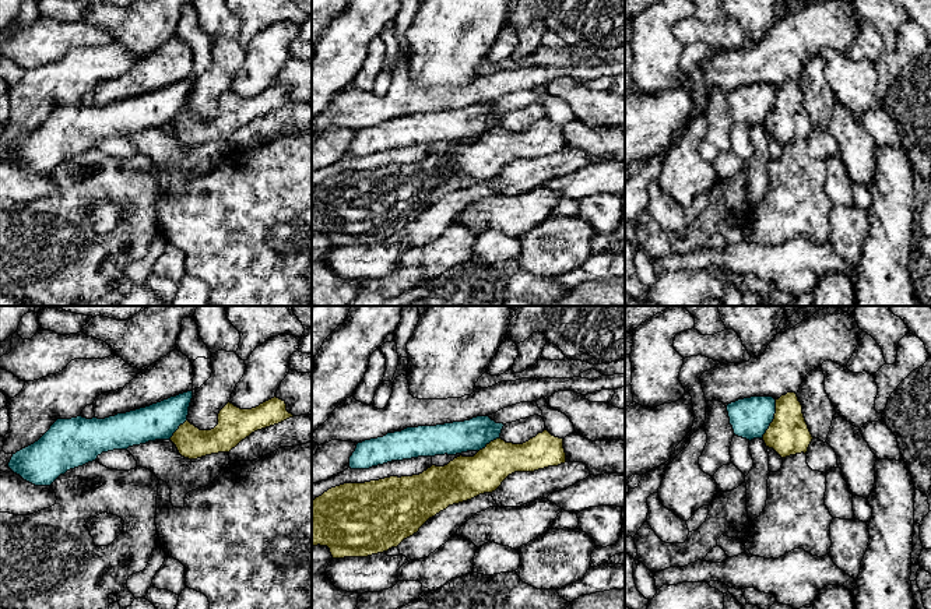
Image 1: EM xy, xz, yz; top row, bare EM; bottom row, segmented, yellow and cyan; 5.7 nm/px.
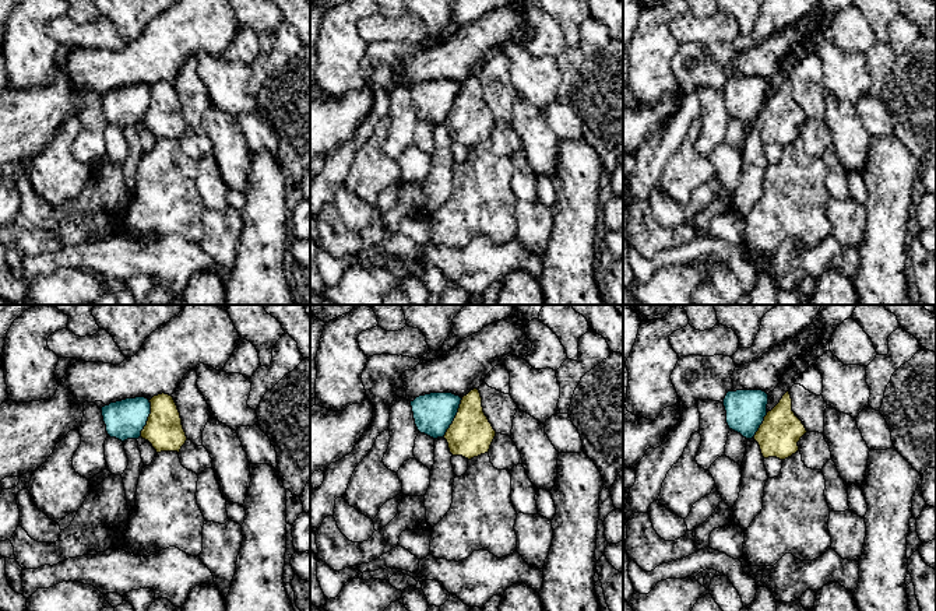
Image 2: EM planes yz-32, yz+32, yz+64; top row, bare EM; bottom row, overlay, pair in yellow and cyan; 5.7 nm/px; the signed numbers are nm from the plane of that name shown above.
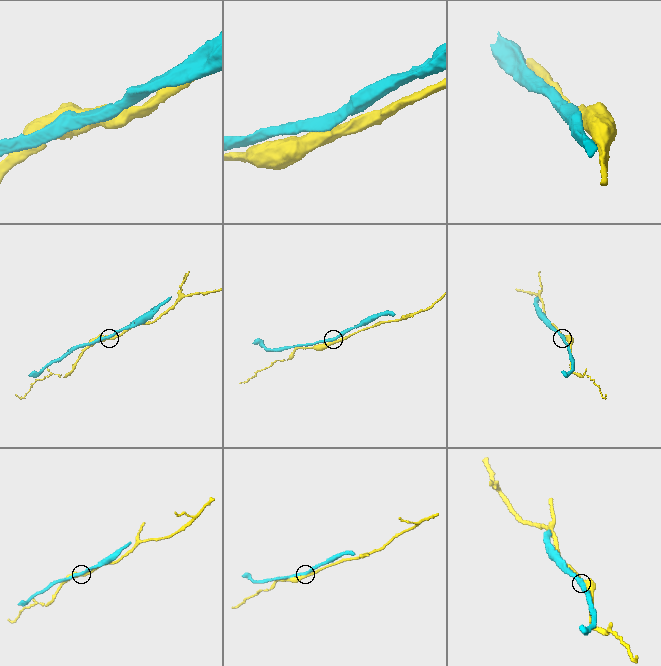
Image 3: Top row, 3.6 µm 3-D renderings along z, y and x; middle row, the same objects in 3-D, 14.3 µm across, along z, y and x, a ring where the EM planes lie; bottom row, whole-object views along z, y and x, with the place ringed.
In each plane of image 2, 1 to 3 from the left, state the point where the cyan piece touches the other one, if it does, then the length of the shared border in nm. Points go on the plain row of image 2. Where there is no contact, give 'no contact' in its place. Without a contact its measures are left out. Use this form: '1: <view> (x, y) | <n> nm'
1: yz-32 (148, 105) | 220 nm
2: yz+32 (454, 105) | 260 nm
3: yz+64 (760, 112) | 170 nm

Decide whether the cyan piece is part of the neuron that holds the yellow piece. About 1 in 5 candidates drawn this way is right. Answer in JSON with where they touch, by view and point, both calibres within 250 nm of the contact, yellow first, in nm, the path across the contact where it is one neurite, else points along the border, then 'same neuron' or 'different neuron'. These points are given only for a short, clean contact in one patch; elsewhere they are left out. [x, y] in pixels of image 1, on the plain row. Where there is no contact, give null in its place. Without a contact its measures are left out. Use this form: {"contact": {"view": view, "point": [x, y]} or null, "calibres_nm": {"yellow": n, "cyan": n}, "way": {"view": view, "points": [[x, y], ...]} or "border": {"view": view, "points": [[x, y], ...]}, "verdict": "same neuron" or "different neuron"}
{"contact": {"view": "yz", "point": [773, 106]}, "calibres_nm": {"yellow": 240, "cyan": 220}, "border": {"view": "yz", "points": [[776, 87], [775, 105], [761, 125]]}, "verdict": "different neuron"}

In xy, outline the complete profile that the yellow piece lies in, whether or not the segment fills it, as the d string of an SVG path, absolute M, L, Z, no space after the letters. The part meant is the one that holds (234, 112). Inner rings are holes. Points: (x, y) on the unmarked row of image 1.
M274 84L256 95L240 96L233 91L228 89L218 101L218 112L211 117L200 117L189 108L179 113L179 116L171 124L171 129L176 133L179 141L189 147L197 147L205 142L229 140L242 127L249 124L252 120L278 112L289 105L292 101L287 98L285 88Z

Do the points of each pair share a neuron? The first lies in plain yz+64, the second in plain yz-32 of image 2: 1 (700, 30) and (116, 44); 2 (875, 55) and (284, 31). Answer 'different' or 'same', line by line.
1: same
2: same

